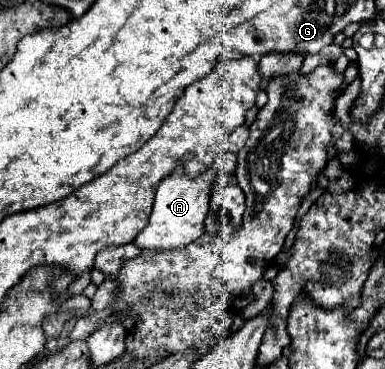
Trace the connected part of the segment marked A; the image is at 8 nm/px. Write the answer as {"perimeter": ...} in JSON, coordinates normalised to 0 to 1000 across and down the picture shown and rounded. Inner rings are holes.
{"perimeter":[[[473,428],[473,439],[462,439],[452,472],[431,477],[416,493],[416,504],[405,509],[405,542],[400,542],[400,564],[395,564],[384,612],[348,650],[348,661],[358,661],[364,672],[442,678],[442,672],[473,672],[473,667],[504,656],[509,645],[519,645],[525,623],[530,623],[530,591],[540,575],[540,553],[545,553],[545,515],[556,509],[556,482],[603,482],[603,472],[587,472],[587,466],[571,466],[556,455],[530,461],[509,482],[494,482],[478,472],[483,434],[488,428]]]}

